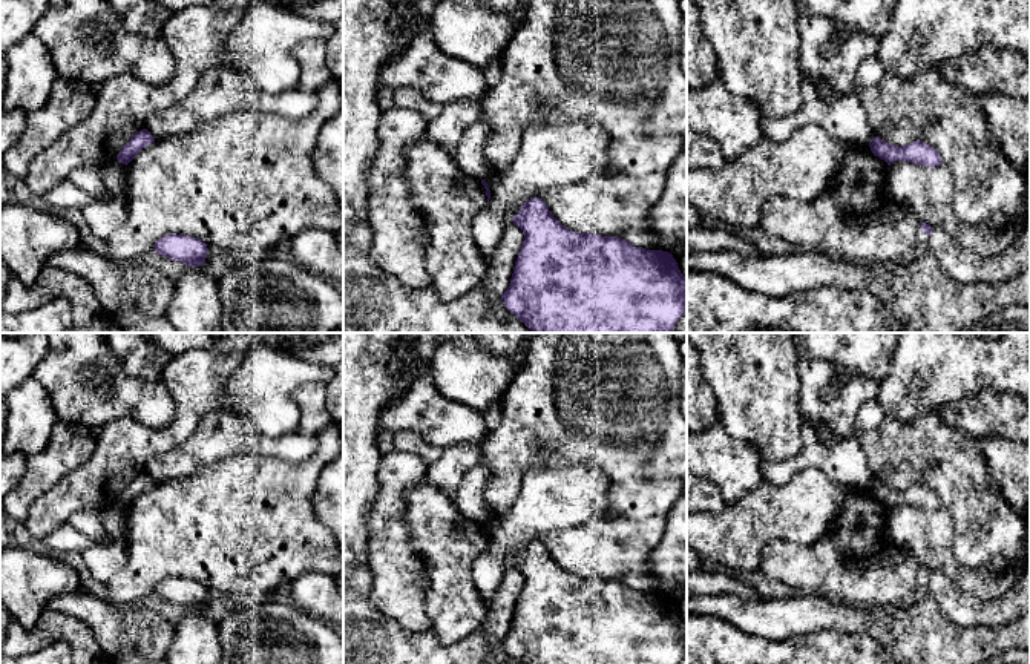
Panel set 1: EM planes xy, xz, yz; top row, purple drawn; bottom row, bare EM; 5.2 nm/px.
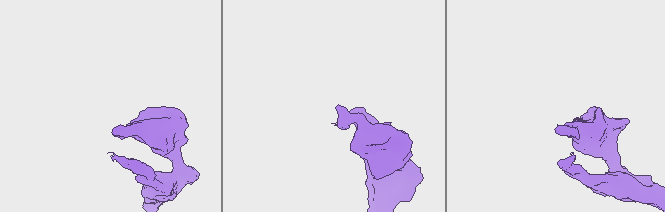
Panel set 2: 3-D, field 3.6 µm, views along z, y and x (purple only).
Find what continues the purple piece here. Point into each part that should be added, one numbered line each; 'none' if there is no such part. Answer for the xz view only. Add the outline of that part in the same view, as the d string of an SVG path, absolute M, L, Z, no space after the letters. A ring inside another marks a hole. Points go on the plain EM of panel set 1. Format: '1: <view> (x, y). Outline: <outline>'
none

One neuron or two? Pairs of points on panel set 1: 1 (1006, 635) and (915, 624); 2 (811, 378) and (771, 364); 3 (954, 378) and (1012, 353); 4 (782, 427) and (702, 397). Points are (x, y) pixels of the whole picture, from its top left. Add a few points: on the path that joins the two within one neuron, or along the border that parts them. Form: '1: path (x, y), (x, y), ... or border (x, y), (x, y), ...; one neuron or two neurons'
1: path (983, 640), (938, 640); one neuron
2: border (796, 348), (800, 408); two neurons
3: path (967, 364), (998, 364); one neuron
4: border (702, 373), (715, 393), (721, 417); two neurons

